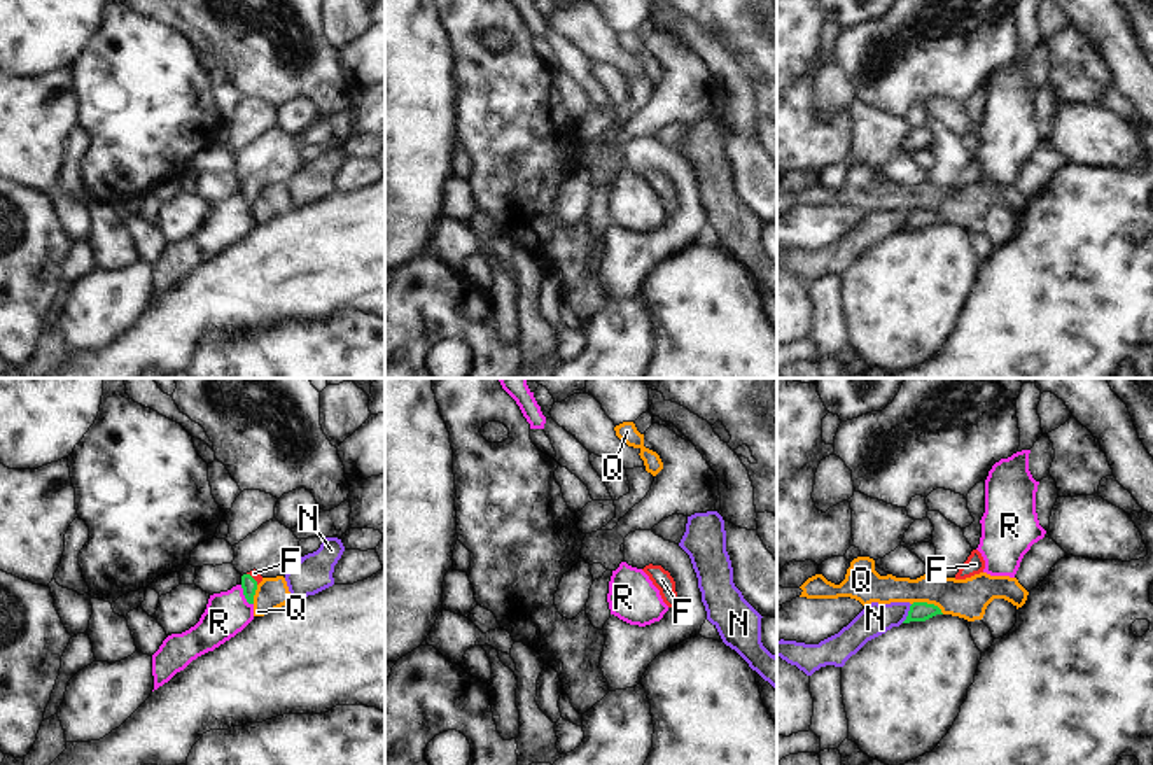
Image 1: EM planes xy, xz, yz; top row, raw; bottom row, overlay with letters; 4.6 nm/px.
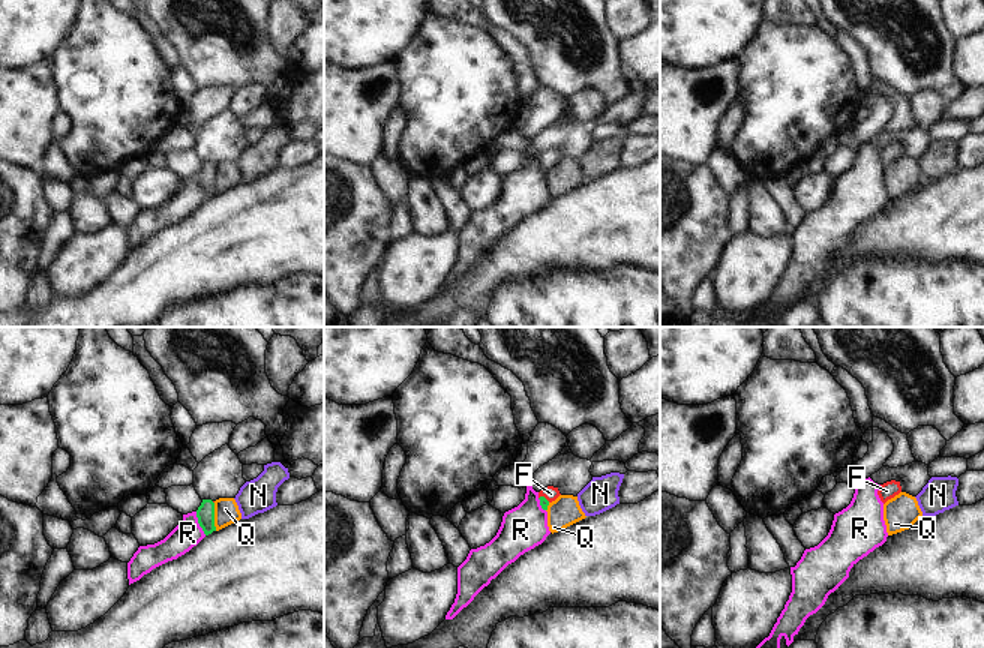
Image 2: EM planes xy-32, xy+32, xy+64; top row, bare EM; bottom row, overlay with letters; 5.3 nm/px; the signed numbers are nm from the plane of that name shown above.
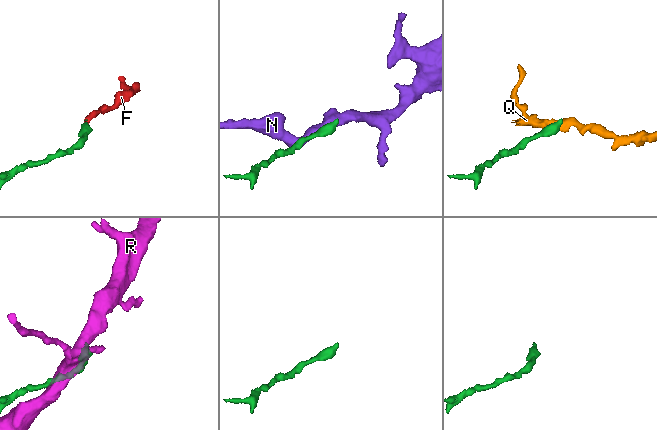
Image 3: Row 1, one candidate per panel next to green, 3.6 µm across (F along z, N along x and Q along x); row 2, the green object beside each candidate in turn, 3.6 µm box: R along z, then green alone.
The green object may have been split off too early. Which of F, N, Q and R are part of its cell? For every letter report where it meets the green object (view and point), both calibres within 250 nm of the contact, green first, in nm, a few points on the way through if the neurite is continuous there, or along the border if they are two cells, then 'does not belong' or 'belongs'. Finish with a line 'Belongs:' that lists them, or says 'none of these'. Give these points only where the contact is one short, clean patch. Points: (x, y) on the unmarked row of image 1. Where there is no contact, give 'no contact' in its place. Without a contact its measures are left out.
F: xy (252, 186) | 70/40 nm | across xy (249, 193), (252, 186), (254, 181) | belongs
N: yz (908, 221) | 100/150 nm | does not belong
Q: yz (926, 210) | 100/180 nm | along yz (912, 210), (933, 210), (943, 221) | does not belong
R: xy (245, 203) | 70/200 nm | along xy (240, 193), (245, 207), (252, 212) | does not belong
Belongs: F

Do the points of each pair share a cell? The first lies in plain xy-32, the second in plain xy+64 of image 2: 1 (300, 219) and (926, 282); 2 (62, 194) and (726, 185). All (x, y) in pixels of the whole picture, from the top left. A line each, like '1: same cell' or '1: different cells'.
1: different cells
2: same cell

